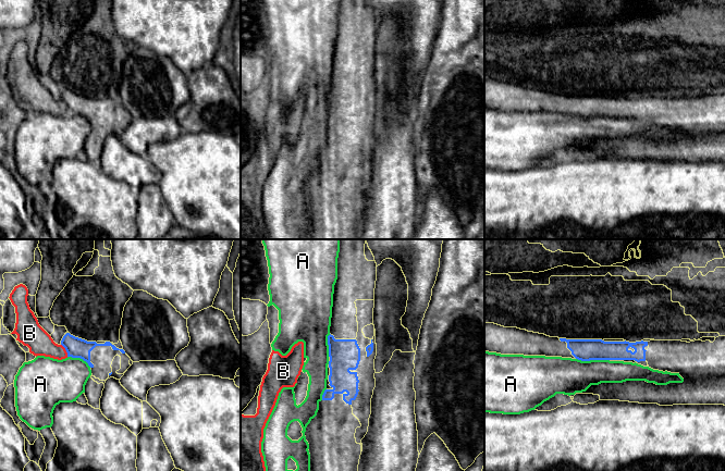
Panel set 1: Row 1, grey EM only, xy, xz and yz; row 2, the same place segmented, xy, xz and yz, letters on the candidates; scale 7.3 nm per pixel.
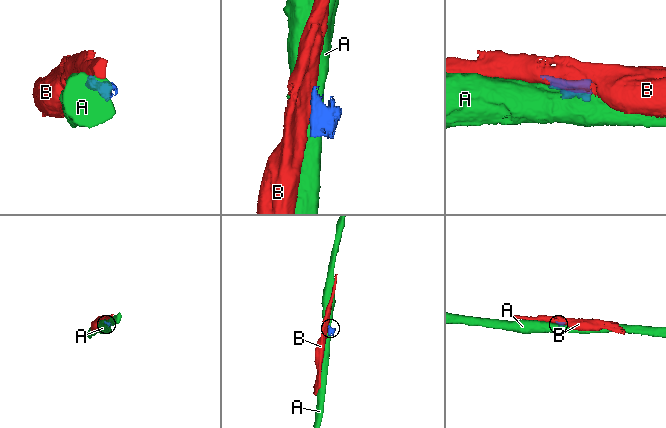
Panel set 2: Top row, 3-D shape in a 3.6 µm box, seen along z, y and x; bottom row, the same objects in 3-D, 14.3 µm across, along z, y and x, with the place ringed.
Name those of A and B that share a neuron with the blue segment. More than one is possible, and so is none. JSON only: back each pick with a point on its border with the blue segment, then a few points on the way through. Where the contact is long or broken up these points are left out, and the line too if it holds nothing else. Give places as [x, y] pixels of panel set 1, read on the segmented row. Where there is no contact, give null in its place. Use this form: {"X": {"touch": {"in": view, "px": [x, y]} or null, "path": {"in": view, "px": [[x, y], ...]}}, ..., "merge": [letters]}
{"merge": []}

